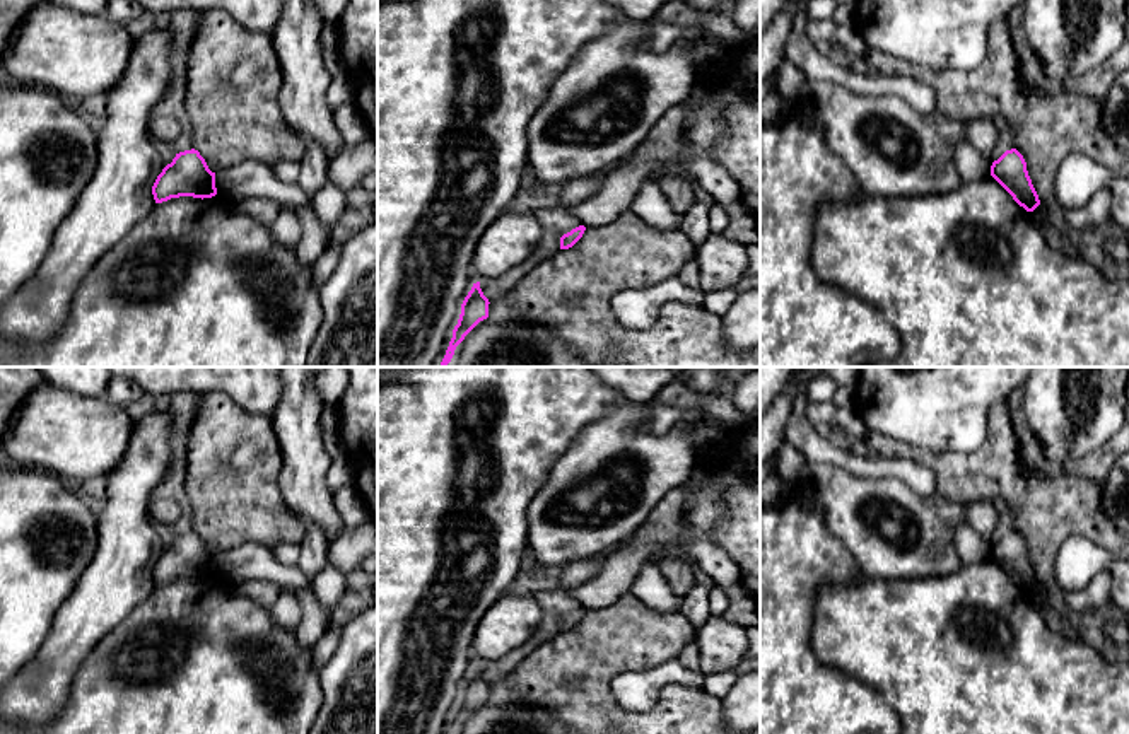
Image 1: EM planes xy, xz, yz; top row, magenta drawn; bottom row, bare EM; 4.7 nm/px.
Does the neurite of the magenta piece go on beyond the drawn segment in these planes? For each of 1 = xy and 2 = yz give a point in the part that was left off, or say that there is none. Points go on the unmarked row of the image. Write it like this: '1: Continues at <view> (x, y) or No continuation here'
1: No continuation here
2: No continuation here

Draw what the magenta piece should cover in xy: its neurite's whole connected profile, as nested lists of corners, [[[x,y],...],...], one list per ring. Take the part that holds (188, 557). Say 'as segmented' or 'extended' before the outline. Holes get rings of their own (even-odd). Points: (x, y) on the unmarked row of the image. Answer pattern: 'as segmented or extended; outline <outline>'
as segmented; outline [[[198,533],[179,534],[157,558],[152,577],[155,585],[179,579],[212,580],[217,577],[215,555]]]

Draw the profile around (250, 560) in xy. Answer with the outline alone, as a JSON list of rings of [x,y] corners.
[[[243,543],[215,555],[217,577],[231,585],[246,580],[270,580],[292,592],[301,606],[301,625],[295,630],[302,647],[313,647],[328,630],[331,615],[325,611],[311,580],[297,565],[280,563],[272,548],[261,543]]]

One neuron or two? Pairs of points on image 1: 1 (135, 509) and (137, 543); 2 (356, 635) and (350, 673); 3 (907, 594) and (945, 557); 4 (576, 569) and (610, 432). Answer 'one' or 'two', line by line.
1: one
2: one
3: two
4: two

